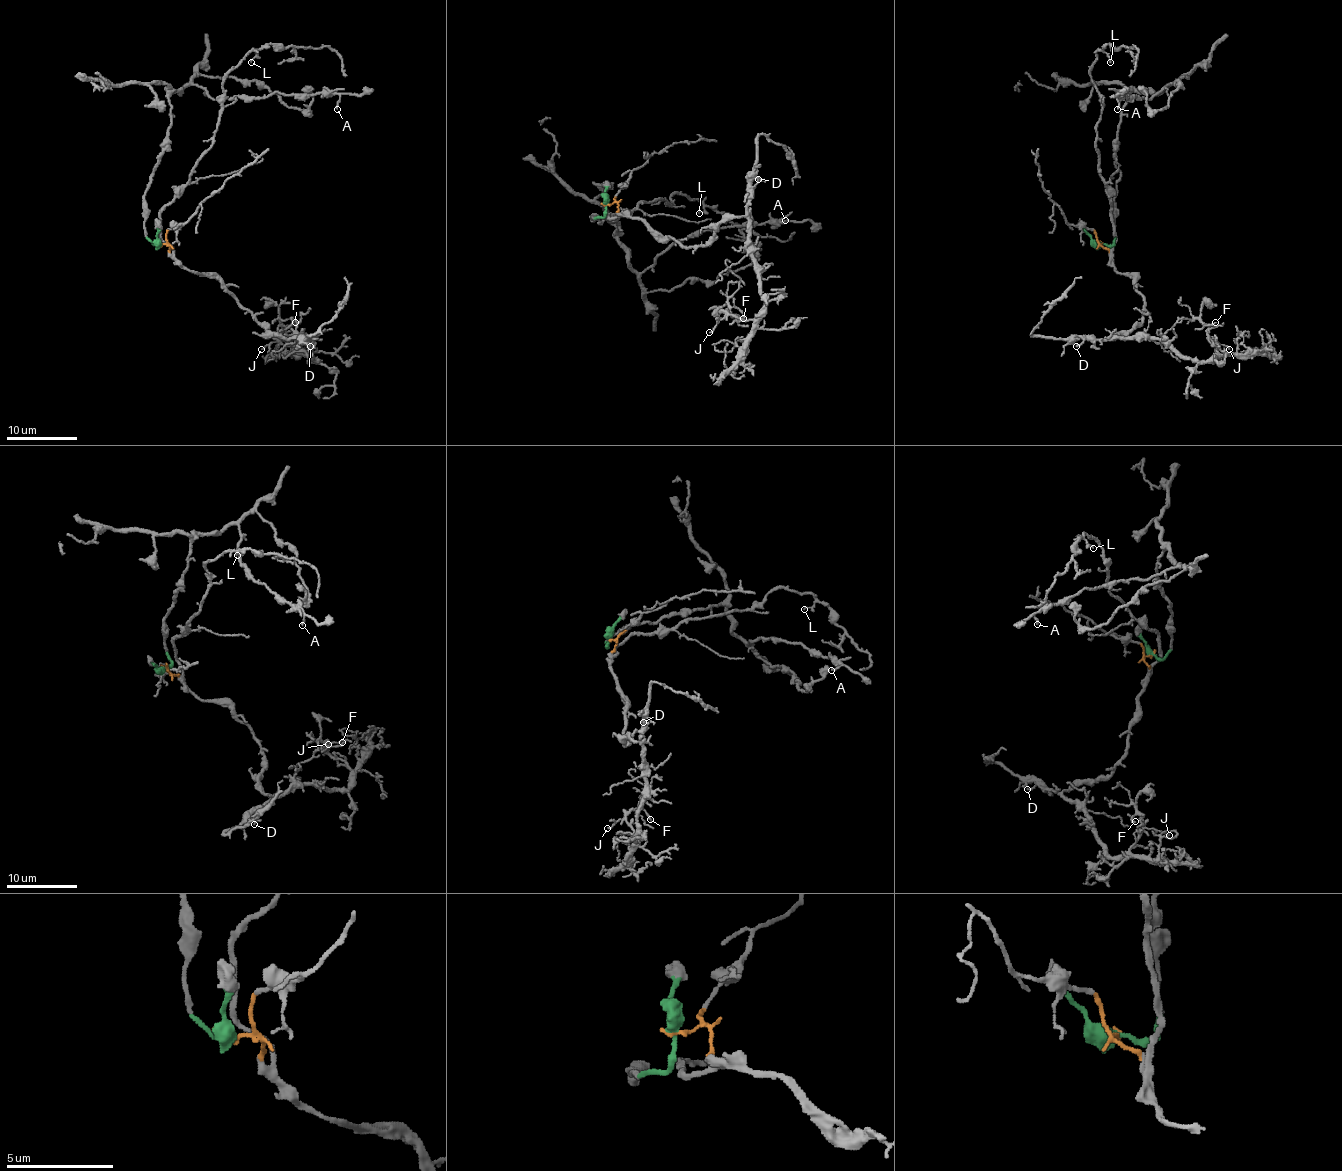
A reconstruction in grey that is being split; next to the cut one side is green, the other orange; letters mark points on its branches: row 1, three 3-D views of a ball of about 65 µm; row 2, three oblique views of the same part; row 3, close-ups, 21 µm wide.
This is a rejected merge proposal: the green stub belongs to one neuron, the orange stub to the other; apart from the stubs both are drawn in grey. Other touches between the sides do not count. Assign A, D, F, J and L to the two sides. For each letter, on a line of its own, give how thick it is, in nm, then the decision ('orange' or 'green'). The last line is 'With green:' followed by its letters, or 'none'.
A: 150 nm | green
D: 130 nm | orange
F: 160 nm | orange
J: 110 nm | orange
L: 90 nm | orange
With green: A

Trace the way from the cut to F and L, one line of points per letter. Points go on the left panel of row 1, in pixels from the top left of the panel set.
F: (157, 243), (182, 266), (217, 278), (266, 331), (303, 338), (315, 362), (280, 341), (280, 325), (296, 322)
L: (157, 243), (171, 248), (160, 237), (160, 211), (211, 144), (226, 76), (252, 51), (250, 62)

